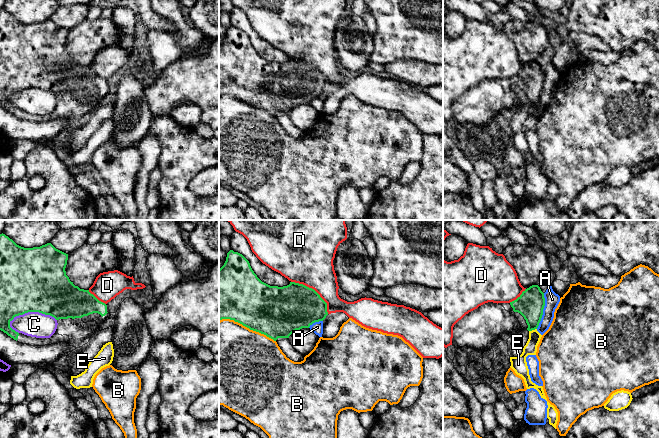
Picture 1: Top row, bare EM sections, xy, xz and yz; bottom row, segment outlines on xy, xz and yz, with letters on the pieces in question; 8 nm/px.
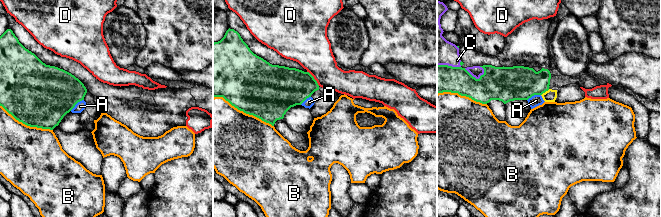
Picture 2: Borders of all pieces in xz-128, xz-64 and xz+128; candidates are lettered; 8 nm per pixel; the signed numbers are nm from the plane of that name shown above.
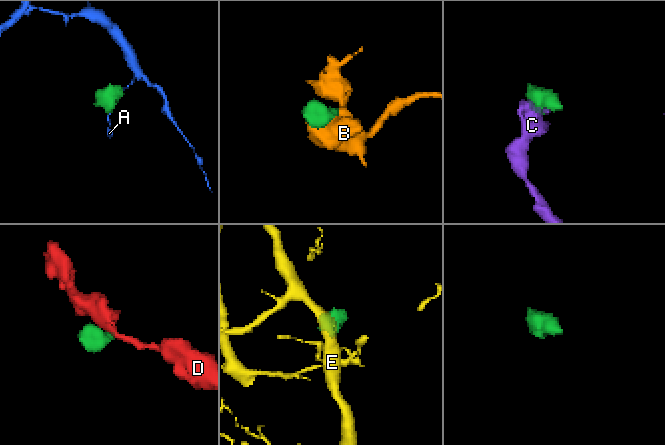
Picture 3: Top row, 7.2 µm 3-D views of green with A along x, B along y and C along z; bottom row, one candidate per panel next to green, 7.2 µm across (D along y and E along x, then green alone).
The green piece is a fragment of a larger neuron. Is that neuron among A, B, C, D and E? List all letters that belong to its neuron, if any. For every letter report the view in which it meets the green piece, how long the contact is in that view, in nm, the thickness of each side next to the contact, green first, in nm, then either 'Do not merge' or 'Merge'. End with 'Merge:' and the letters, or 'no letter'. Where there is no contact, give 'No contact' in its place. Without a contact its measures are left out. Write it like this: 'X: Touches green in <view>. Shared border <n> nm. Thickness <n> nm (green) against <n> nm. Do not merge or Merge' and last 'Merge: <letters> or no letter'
A: Touches green in yz. Shared border 300 nm. Thickness 220 nm (green) against 120 nm. Do not merge
B: Touches green in xz. Shared border 480 nm. Thickness 400 nm (green) against 500 nm. Do not merge
C: Touches green in xy. Shared border 380 nm. Thickness 500 nm (green) against 200 nm. Do not merge
D: Touches green in xz. Shared border 400 nm. Thickness 360 nm (green) against 400 nm. Do not merge
E: Touches green in yz. Shared border 70 nm. Thickness 220 nm (green) against 100 nm. Do not merge
Merge: no letter

